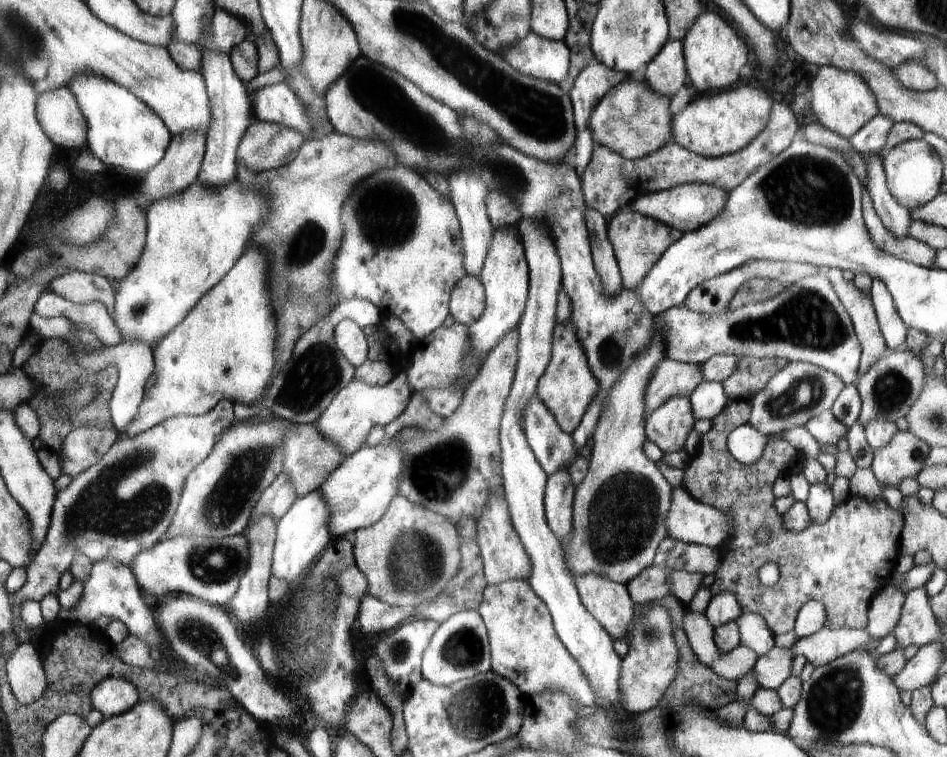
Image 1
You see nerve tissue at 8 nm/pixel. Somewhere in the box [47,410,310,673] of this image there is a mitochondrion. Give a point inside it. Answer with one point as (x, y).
(98, 510)

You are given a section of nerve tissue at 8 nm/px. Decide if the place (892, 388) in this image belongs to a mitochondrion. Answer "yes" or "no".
yes

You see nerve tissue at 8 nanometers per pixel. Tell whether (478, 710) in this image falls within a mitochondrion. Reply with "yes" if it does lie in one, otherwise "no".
yes

